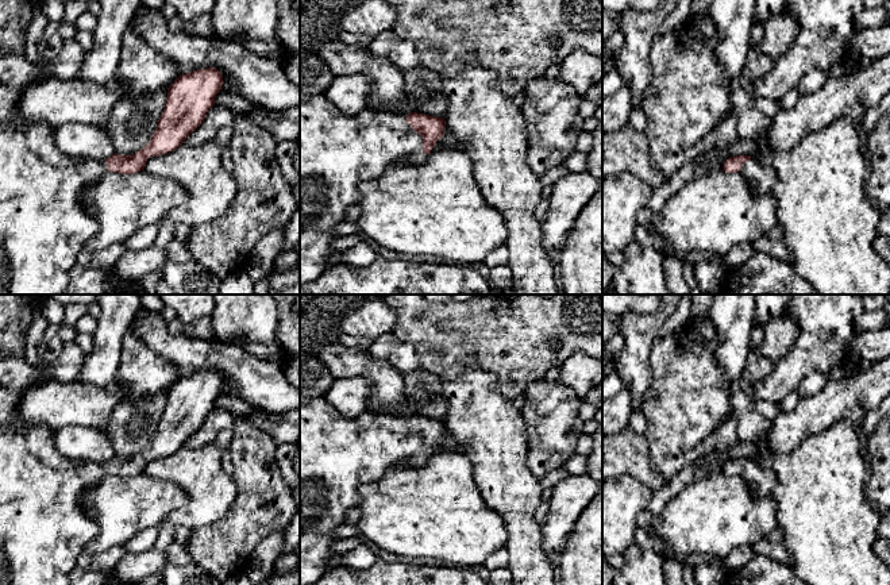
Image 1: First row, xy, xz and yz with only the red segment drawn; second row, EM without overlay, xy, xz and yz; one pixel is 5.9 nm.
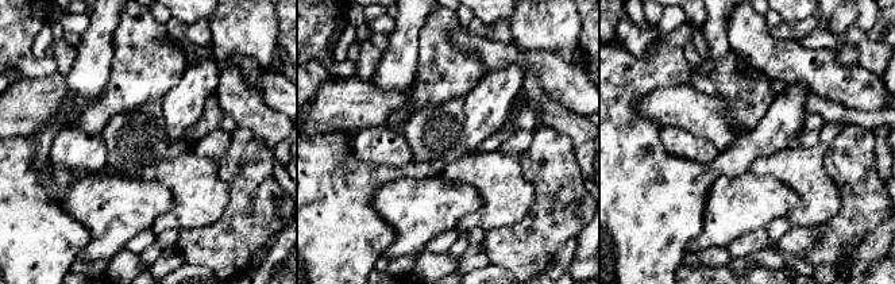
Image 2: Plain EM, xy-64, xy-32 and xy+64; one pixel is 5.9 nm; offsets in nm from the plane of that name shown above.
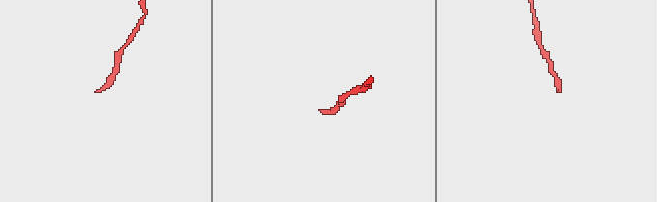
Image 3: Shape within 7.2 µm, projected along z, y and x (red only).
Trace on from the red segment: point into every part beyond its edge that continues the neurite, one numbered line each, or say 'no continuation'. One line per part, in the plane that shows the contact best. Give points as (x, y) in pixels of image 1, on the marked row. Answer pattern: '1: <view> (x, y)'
1: xz (338, 153)

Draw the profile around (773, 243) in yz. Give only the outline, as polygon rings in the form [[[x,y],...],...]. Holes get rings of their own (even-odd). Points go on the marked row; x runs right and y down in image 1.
[[[777,223],[764,236],[759,238],[752,246],[756,253],[764,253],[783,262],[793,262],[794,259],[794,255],[783,238],[783,227],[779,223]]]

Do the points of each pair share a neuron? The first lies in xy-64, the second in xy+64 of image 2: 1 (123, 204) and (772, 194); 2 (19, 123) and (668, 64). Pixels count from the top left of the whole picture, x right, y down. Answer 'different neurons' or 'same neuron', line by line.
1: same neuron
2: different neurons

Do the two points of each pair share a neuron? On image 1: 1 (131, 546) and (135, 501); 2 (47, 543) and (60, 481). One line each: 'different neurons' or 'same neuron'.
1: different neurons
2: same neuron

